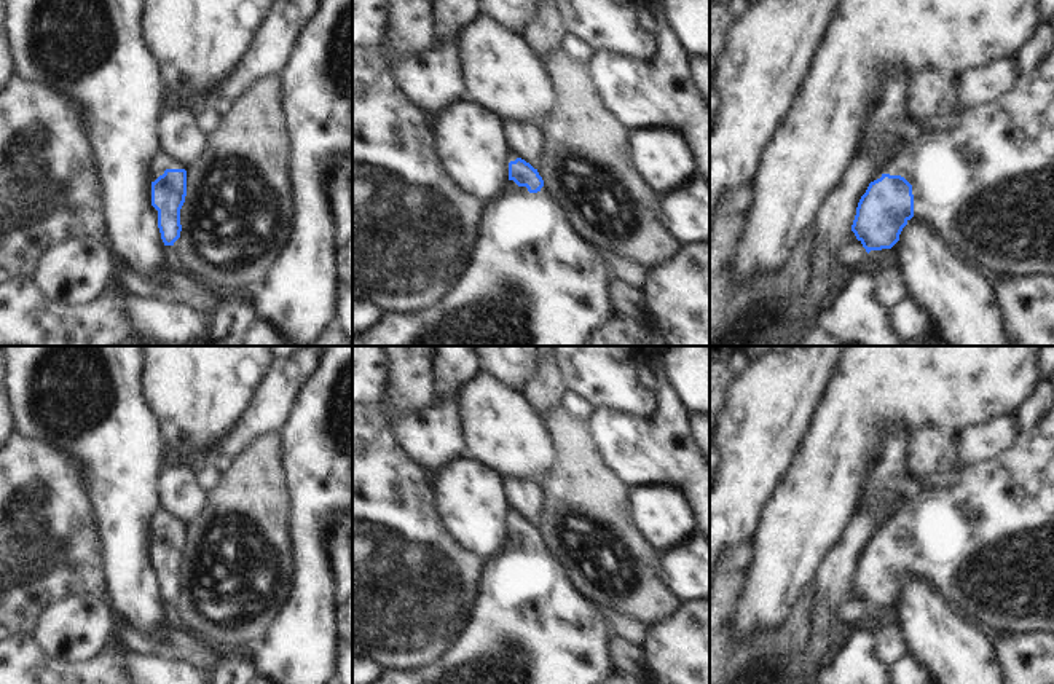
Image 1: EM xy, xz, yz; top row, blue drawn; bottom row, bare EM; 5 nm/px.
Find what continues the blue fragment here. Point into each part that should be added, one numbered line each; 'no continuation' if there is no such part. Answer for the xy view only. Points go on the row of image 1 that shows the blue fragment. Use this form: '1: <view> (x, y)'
1: xy (161, 161)

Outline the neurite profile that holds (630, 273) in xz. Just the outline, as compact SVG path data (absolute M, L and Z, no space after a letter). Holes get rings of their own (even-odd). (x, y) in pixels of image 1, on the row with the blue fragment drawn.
M600 252L600 255L604 260L611 279L619 279L620 282L633 289L643 289L649 269L644 269L636 261L628 258L615 257L604 252Z

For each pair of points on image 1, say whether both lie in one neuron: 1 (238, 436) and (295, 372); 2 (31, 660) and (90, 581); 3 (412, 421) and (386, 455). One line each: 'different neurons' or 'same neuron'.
1: same neuron
2: different neurons
3: different neurons

